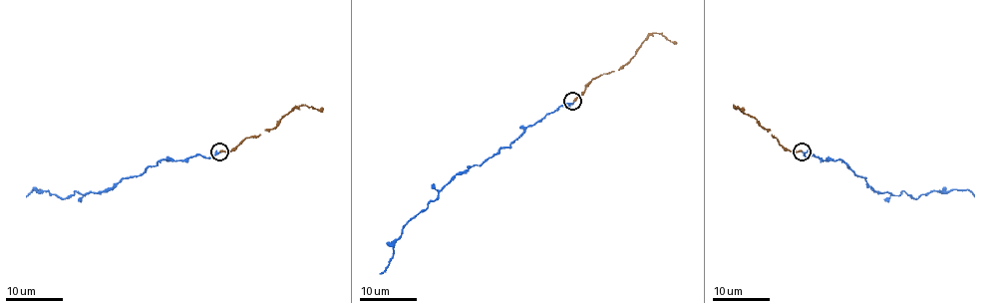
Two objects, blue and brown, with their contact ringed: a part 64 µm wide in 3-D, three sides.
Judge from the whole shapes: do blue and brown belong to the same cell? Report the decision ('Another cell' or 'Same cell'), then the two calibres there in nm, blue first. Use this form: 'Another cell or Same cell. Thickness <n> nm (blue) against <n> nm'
Same cell. Thickness 180 nm (blue) against 220 nm

